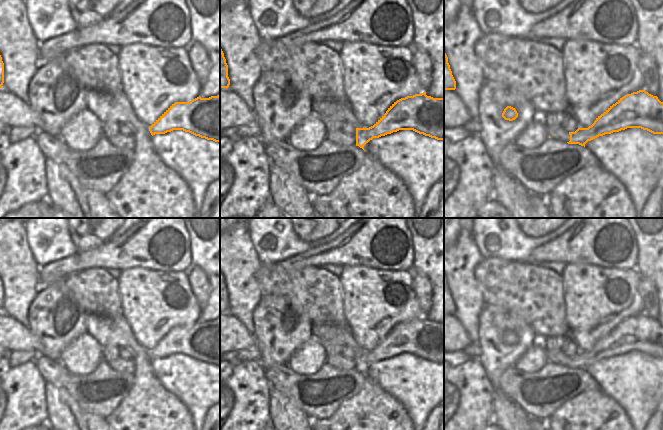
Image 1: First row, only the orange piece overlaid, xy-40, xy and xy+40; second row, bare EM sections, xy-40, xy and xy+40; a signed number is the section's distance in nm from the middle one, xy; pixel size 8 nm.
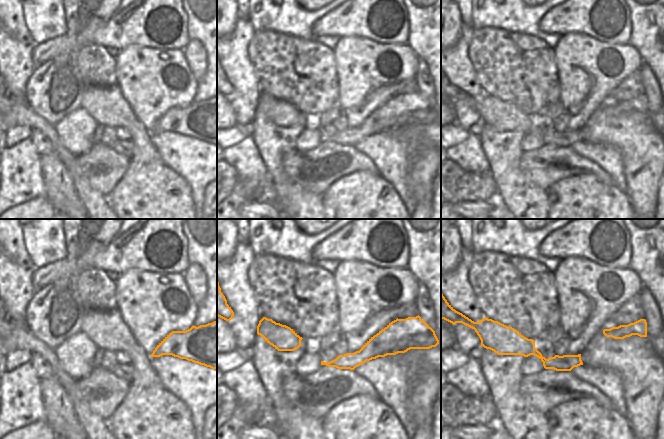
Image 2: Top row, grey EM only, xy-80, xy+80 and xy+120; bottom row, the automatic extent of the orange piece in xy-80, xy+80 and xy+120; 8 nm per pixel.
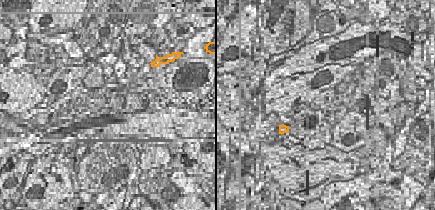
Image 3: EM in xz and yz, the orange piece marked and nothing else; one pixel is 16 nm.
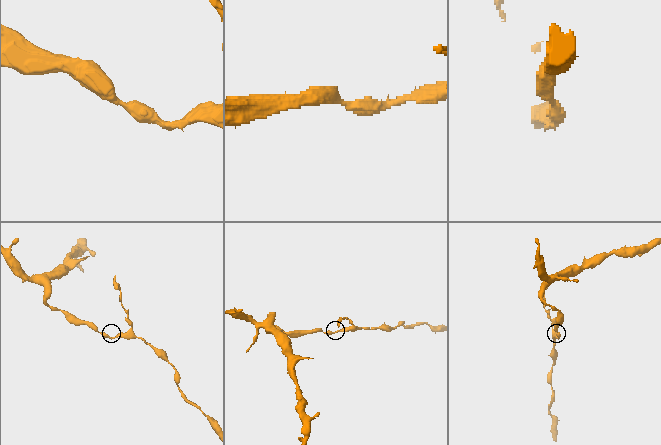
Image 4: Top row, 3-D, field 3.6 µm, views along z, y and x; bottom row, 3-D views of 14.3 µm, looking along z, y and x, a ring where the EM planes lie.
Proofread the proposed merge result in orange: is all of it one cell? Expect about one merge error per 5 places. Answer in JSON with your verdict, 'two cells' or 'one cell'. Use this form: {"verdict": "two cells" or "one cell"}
{"verdict": "one cell"}

